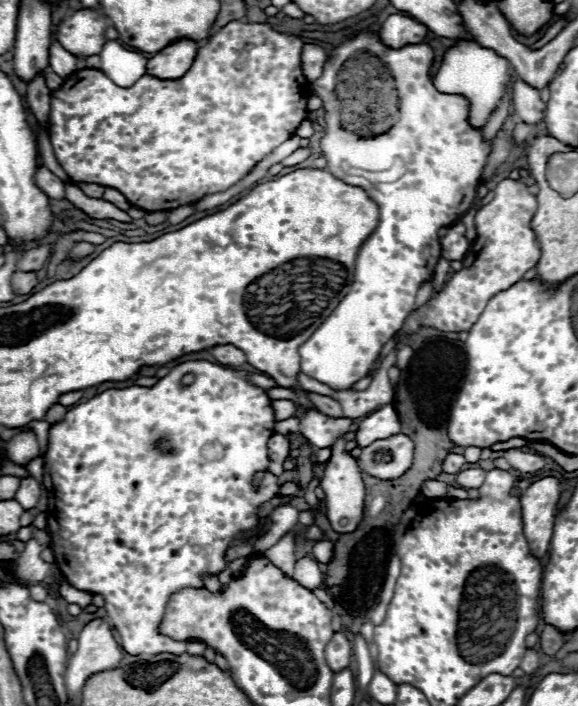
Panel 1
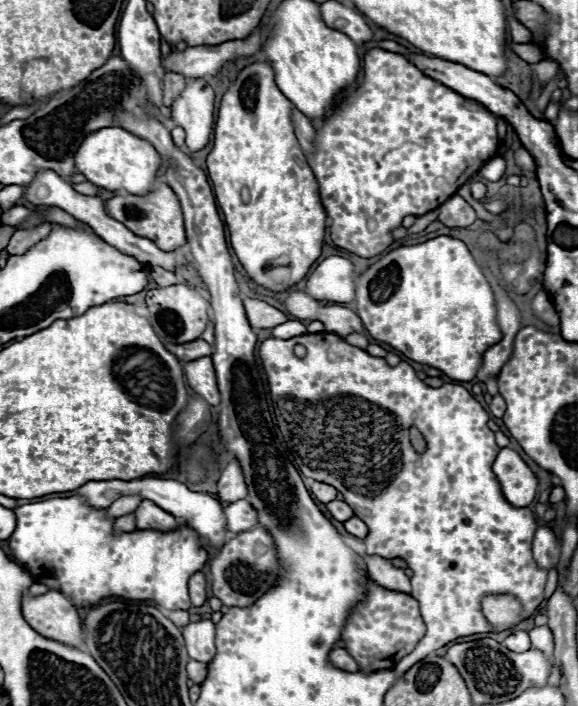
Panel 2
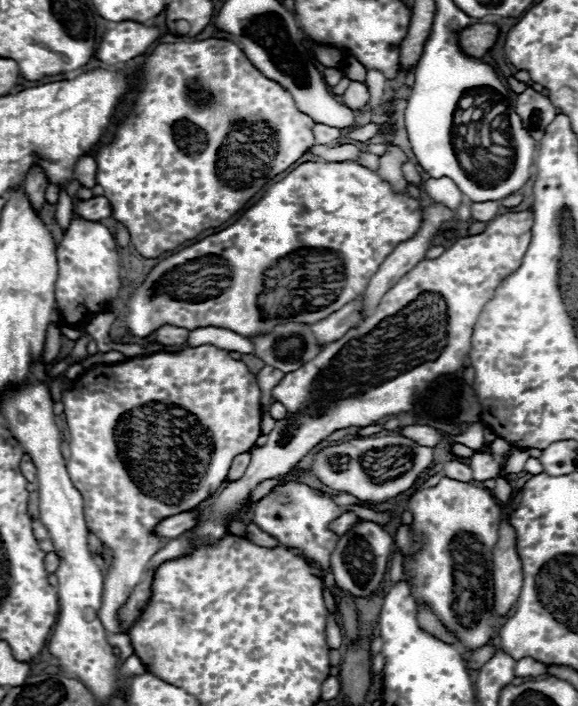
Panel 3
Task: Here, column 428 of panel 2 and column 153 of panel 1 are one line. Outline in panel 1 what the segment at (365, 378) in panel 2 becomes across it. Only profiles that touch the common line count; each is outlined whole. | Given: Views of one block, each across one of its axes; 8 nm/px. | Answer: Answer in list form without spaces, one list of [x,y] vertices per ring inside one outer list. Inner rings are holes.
[[[206,360],[184,362],[184,364],[178,364],[176,368],[172,368],[170,374],[164,376],[152,388],[132,386],[132,388],[124,388],[124,390],[106,390],[106,392],[90,398],[88,402],[82,402],[82,404],[70,408],[68,414],[64,416],[64,420],[50,426],[48,448],[46,448],[46,454],[44,454],[44,484],[48,488],[46,518],[48,518],[48,532],[50,532],[50,540],[52,540],[54,560],[58,564],[58,568],[62,570],[64,580],[70,586],[74,586],[76,590],[100,594],[104,598],[106,616],[110,618],[110,622],[120,632],[122,650],[132,654],[132,656],[140,656],[140,654],[150,656],[150,654],[160,654],[160,652],[170,652],[170,654],[186,652],[186,644],[188,644],[186,640],[180,642],[180,640],[174,640],[170,636],[164,636],[164,634],[160,634],[160,628],[158,628],[162,618],[164,618],[166,604],[168,604],[170,596],[174,592],[184,590],[184,588],[204,588],[202,574],[218,576],[226,568],[228,546],[232,542],[240,540],[244,534],[254,532],[258,528],[258,524],[260,524],[258,508],[264,502],[276,498],[278,492],[280,492],[278,476],[268,472],[268,464],[270,464],[268,438],[274,434],[274,426],[276,426],[272,402],[262,388],[252,386],[252,384],[246,382],[246,374],[248,372],[234,370],[234,368],[224,368],[224,366],[206,362]],[[190,372],[194,374],[194,384],[192,386],[182,386],[180,384],[182,376],[190,374]],[[162,438],[168,438],[168,442],[172,446],[170,452],[160,452],[158,450],[158,440],[162,440]],[[256,472],[264,472],[264,482],[262,482],[258,492],[252,488],[252,478],[254,478]]]

